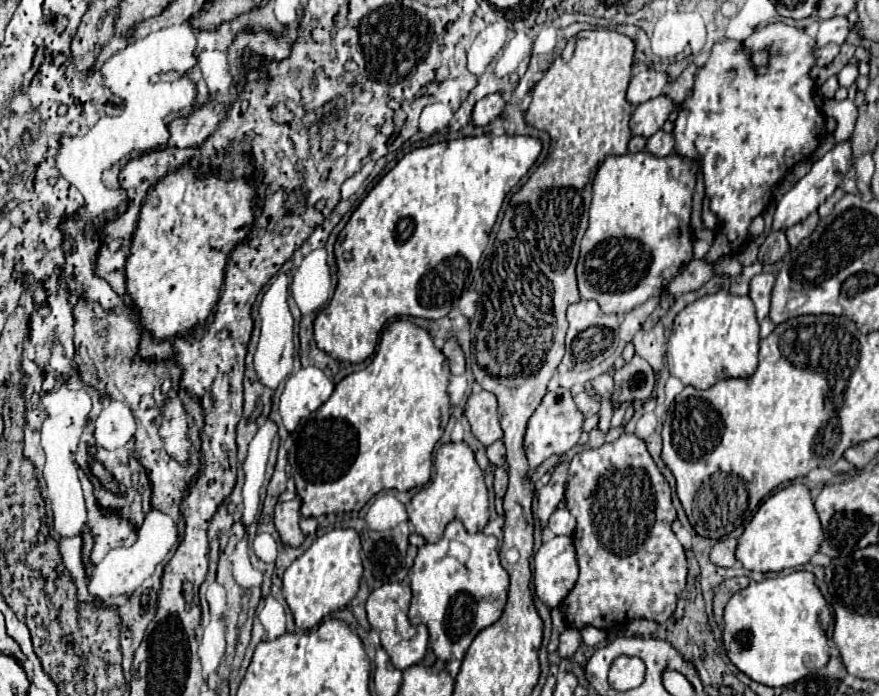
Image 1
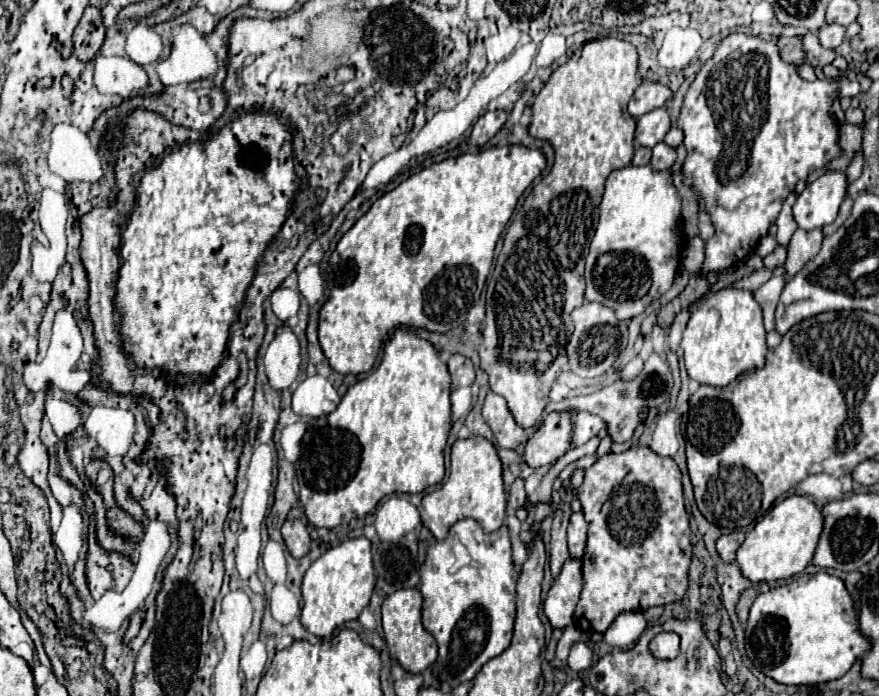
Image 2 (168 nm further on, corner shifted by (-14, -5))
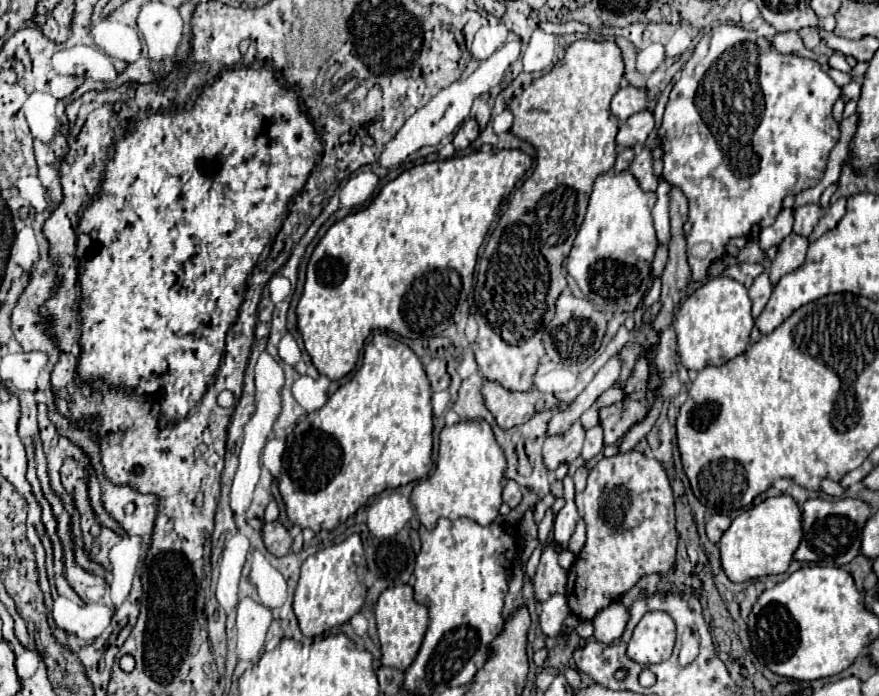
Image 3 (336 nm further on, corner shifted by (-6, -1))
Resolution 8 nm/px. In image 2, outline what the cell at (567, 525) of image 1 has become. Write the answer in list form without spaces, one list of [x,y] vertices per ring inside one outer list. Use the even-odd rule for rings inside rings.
[[[574,512],[568,522],[568,552],[572,558],[582,558],[586,550],[586,532],[588,524],[582,512]]]

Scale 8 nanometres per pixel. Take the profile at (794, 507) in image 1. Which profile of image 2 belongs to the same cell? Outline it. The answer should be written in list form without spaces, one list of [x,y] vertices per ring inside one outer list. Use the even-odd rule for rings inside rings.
[[[794,494],[776,502],[772,510],[746,534],[746,540],[736,552],[736,562],[742,576],[756,584],[786,580],[800,574],[812,562],[822,524],[822,514],[808,496]]]

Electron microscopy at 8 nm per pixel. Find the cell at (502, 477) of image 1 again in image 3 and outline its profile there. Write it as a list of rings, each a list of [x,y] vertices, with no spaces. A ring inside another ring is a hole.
[[[508,480],[506,482],[506,486],[504,486],[504,492],[502,492],[502,500],[510,506],[510,508],[516,508],[518,504],[520,504],[520,500],[522,500],[522,486],[518,484],[518,482],[514,482],[514,480]]]

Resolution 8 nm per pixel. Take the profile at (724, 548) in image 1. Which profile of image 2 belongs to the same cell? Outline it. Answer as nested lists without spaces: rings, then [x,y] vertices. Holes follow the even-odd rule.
[[[730,532],[730,534],[724,534],[716,540],[716,550],[718,550],[718,554],[722,556],[724,562],[734,562],[740,542],[744,542],[742,532]]]

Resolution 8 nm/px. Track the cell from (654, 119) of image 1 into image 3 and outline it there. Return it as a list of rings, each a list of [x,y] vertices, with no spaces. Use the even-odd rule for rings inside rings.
[[[642,110],[626,120],[626,126],[620,126],[616,142],[620,146],[636,146],[644,144],[648,134],[654,130],[654,116],[650,110]]]

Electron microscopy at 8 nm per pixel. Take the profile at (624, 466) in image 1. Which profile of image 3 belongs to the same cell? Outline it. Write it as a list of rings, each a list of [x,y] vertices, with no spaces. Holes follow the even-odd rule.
[[[638,450],[602,458],[588,476],[584,492],[576,494],[578,514],[584,518],[588,528],[588,538],[582,552],[576,556],[572,568],[568,570],[566,598],[572,614],[578,620],[592,620],[600,610],[618,602],[628,590],[632,590],[642,576],[668,574],[676,560],[676,520],[674,520],[674,496],[668,476],[656,458],[648,458]]]

